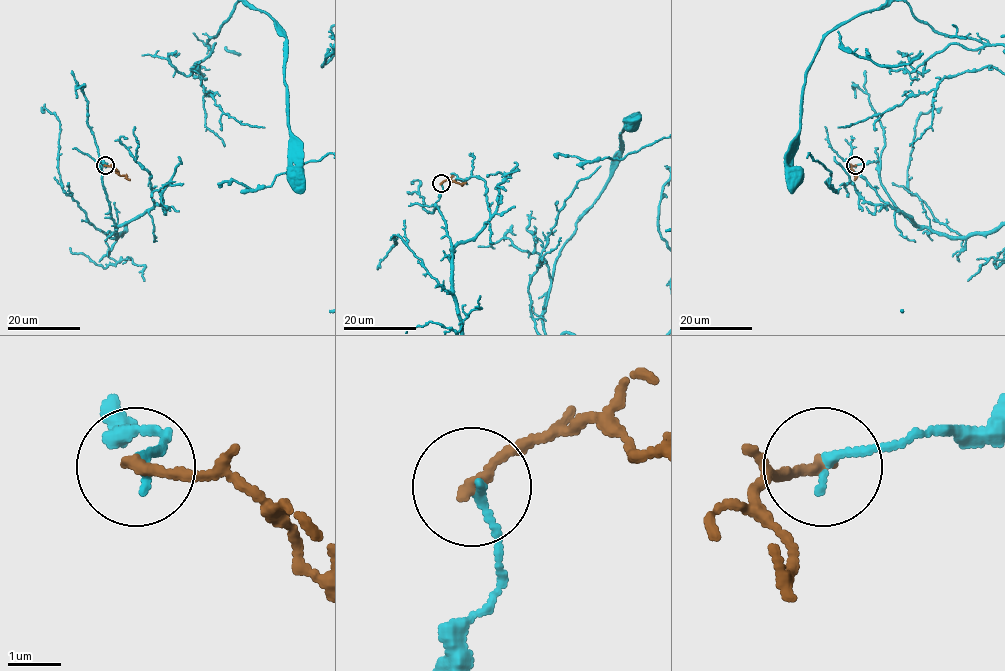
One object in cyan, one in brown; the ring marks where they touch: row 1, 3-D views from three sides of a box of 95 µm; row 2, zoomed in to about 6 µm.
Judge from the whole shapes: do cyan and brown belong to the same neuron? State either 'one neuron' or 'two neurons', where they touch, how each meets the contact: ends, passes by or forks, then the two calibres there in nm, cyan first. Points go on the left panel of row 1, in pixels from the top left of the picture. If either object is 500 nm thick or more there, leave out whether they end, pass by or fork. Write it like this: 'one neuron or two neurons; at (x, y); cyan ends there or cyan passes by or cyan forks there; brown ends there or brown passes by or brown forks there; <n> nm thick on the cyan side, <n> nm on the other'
two neurons; at (105, 165); cyan ends there; brown ends there; 160 nm thick on the cyan side, 240 nm on the other

